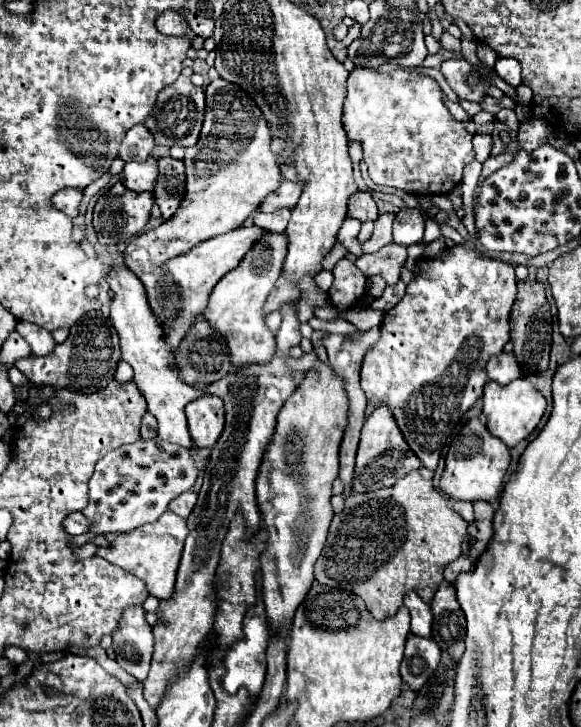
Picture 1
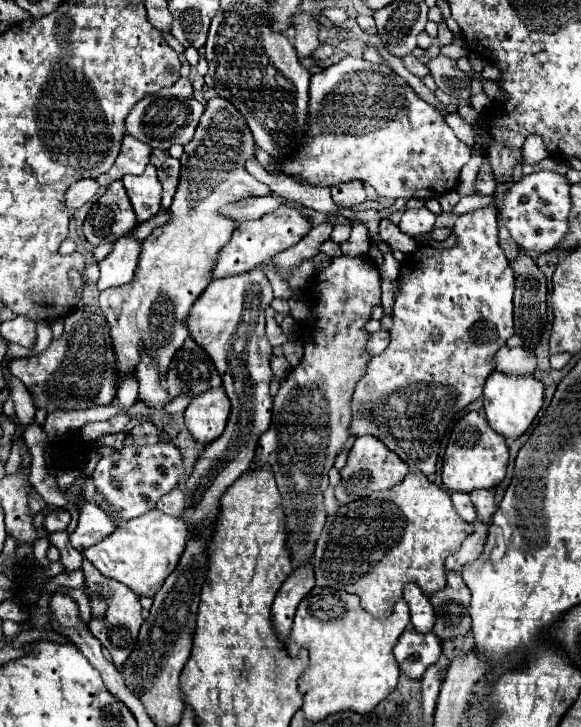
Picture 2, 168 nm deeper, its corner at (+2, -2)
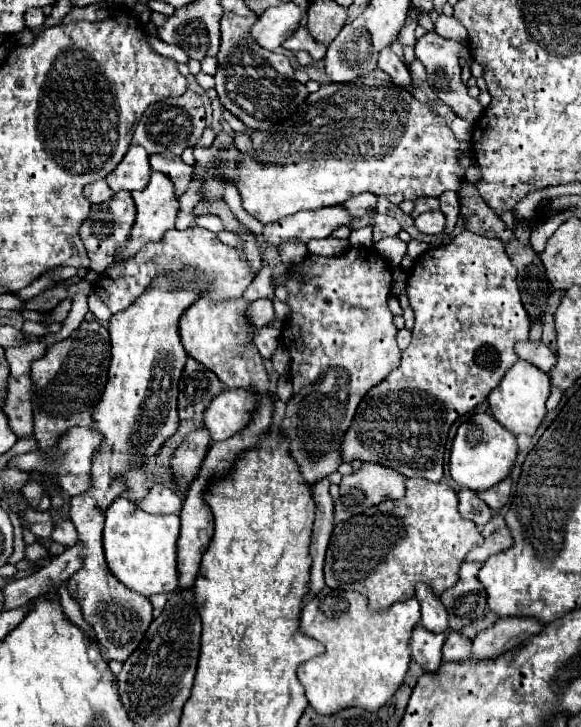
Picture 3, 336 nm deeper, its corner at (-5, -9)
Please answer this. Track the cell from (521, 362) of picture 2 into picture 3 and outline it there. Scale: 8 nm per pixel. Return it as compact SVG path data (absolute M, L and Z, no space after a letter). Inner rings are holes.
M519 341L515 345L515 349L517 349L519 357L523 357L531 363L537 363L537 367L545 373L557 363L555 351L549 345L545 345L543 341Z

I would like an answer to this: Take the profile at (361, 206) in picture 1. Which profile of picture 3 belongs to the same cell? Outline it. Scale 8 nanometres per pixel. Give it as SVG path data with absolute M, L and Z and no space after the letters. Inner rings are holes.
M379 213L373 215L371 227L373 228L373 242L377 242L385 237L397 237L397 233L401 231L401 225L393 217L379 215Z

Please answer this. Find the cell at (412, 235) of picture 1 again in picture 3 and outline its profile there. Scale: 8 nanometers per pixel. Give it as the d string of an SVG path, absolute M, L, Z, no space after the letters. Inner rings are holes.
M435 209L435 211L425 211L415 219L415 225L421 233L429 233L429 235L439 235L445 227L445 215Z

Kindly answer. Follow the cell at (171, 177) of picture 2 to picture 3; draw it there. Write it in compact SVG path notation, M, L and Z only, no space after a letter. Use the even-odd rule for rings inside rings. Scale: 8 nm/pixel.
M153 153L153 155L149 155L149 163L151 163L153 171L165 173L175 183L177 195L181 197L183 191L187 189L187 185L191 183L193 167L183 163L183 159L179 155L171 155L171 153Z

